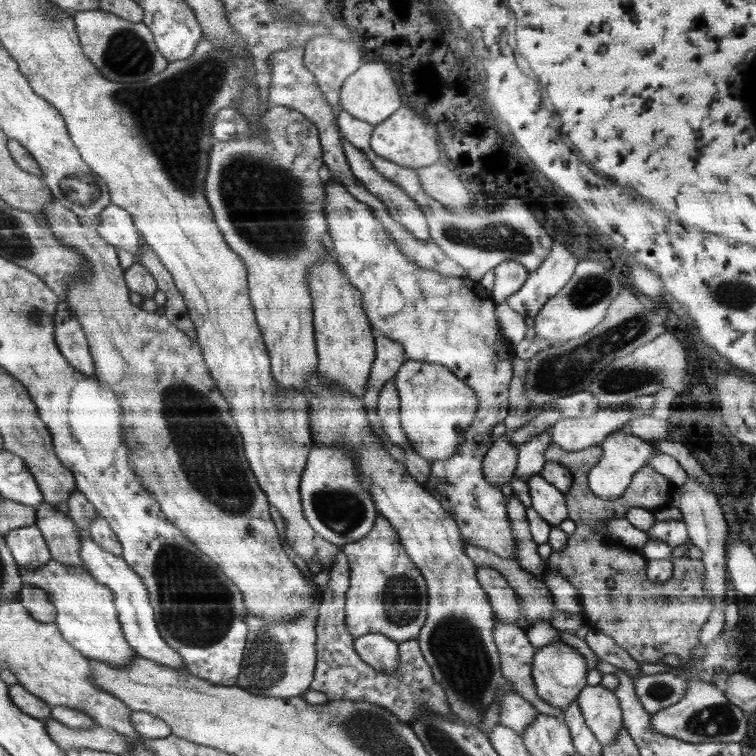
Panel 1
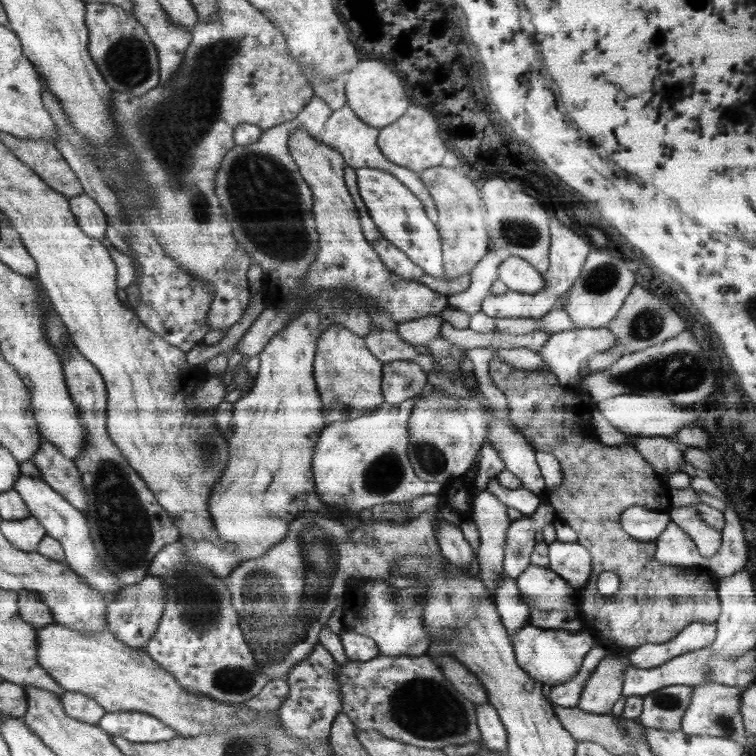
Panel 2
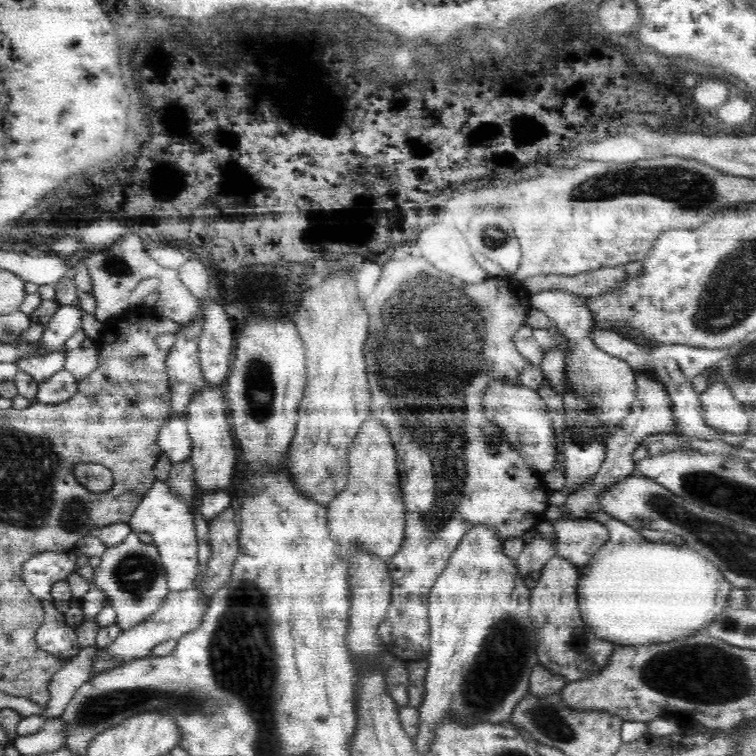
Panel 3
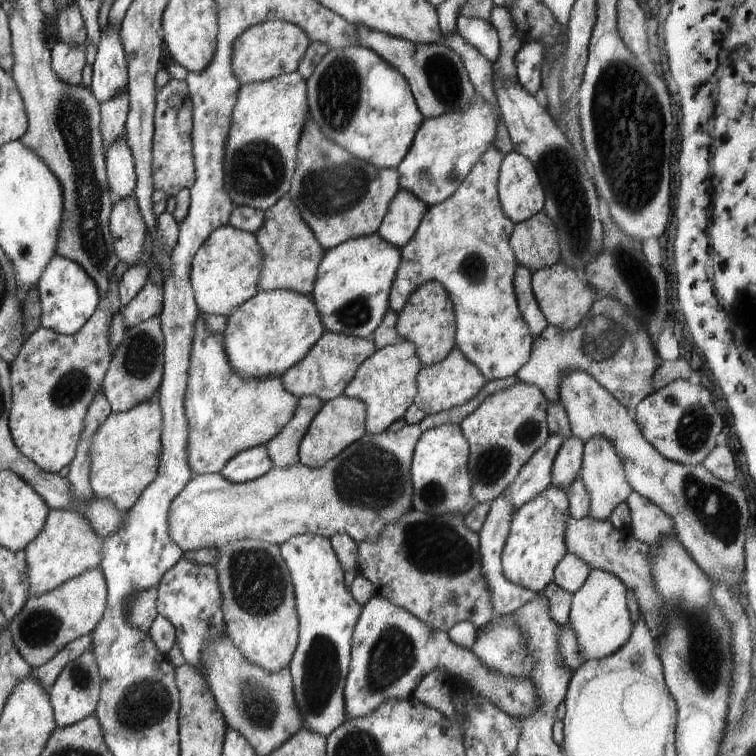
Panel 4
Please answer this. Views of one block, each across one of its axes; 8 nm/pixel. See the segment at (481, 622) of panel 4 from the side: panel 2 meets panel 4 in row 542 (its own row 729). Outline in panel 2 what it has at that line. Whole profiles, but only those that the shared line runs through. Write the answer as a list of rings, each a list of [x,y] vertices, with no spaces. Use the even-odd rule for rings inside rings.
[[[426,654],[420,657],[379,655],[373,661],[348,661],[346,666],[338,666],[338,671],[334,671],[334,676],[337,676],[339,680],[343,700],[342,713],[352,721],[355,729],[377,731],[387,738],[418,748],[442,749],[450,744],[468,743],[478,743],[481,749],[484,748],[481,732],[477,726],[476,705],[464,698],[464,695],[452,686],[436,662]]]

